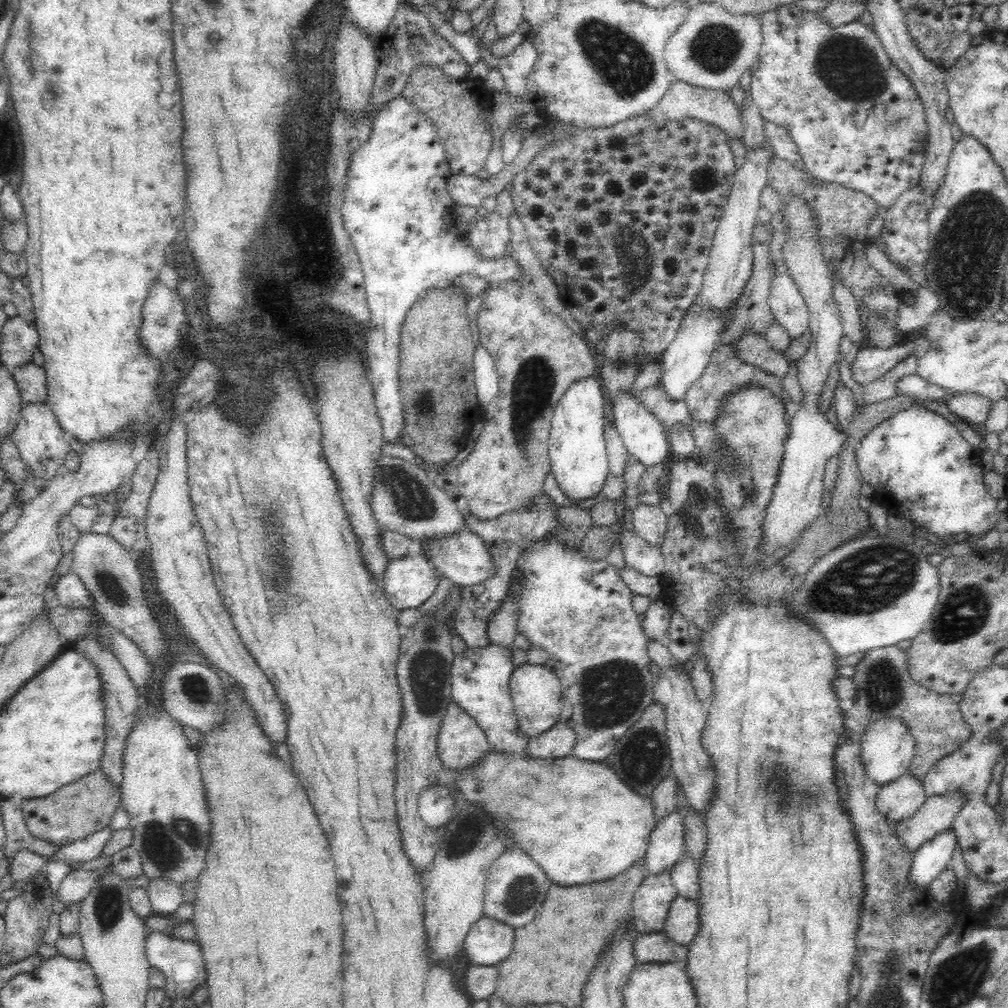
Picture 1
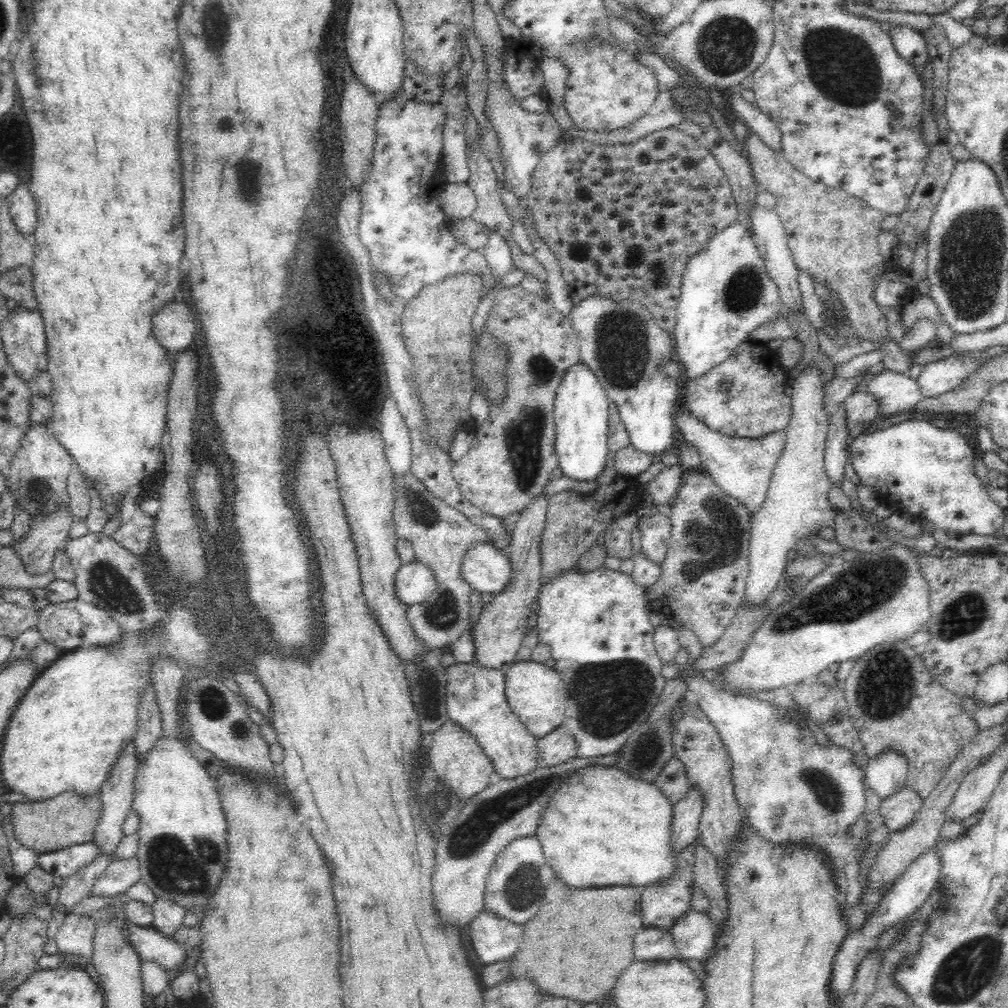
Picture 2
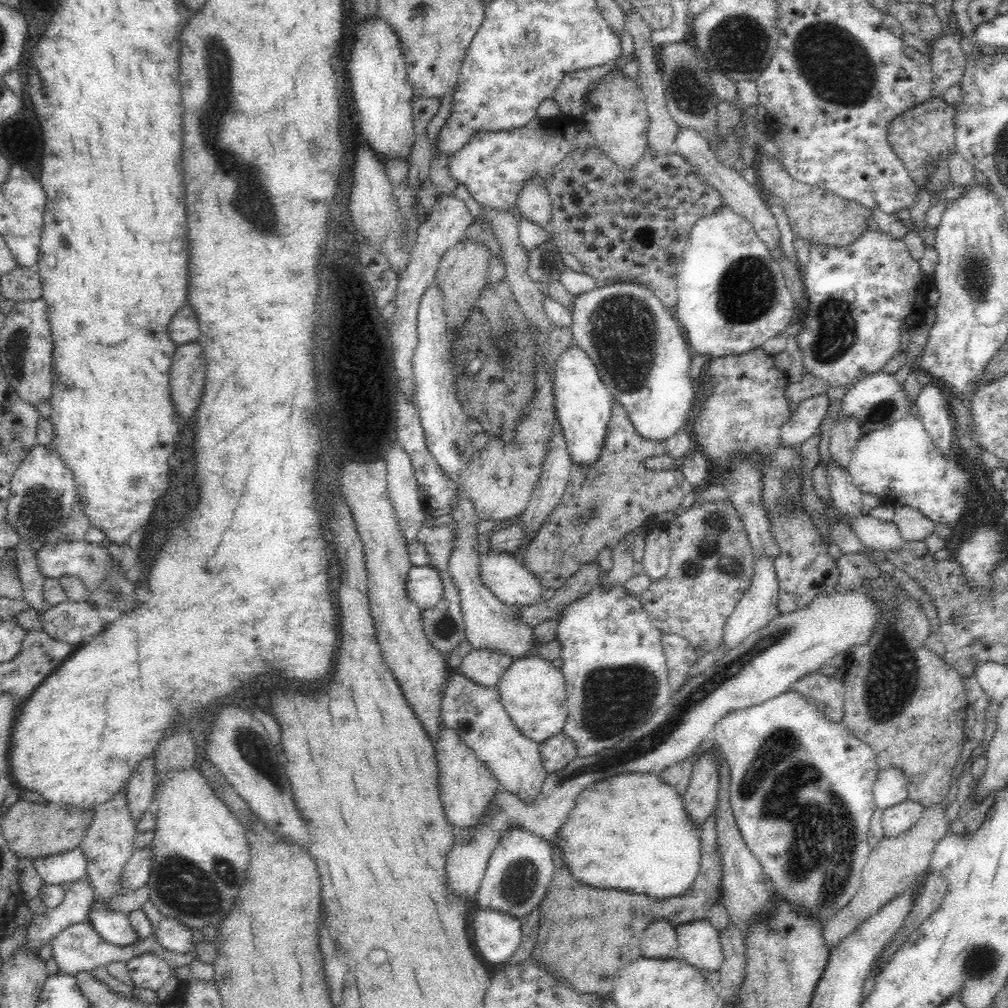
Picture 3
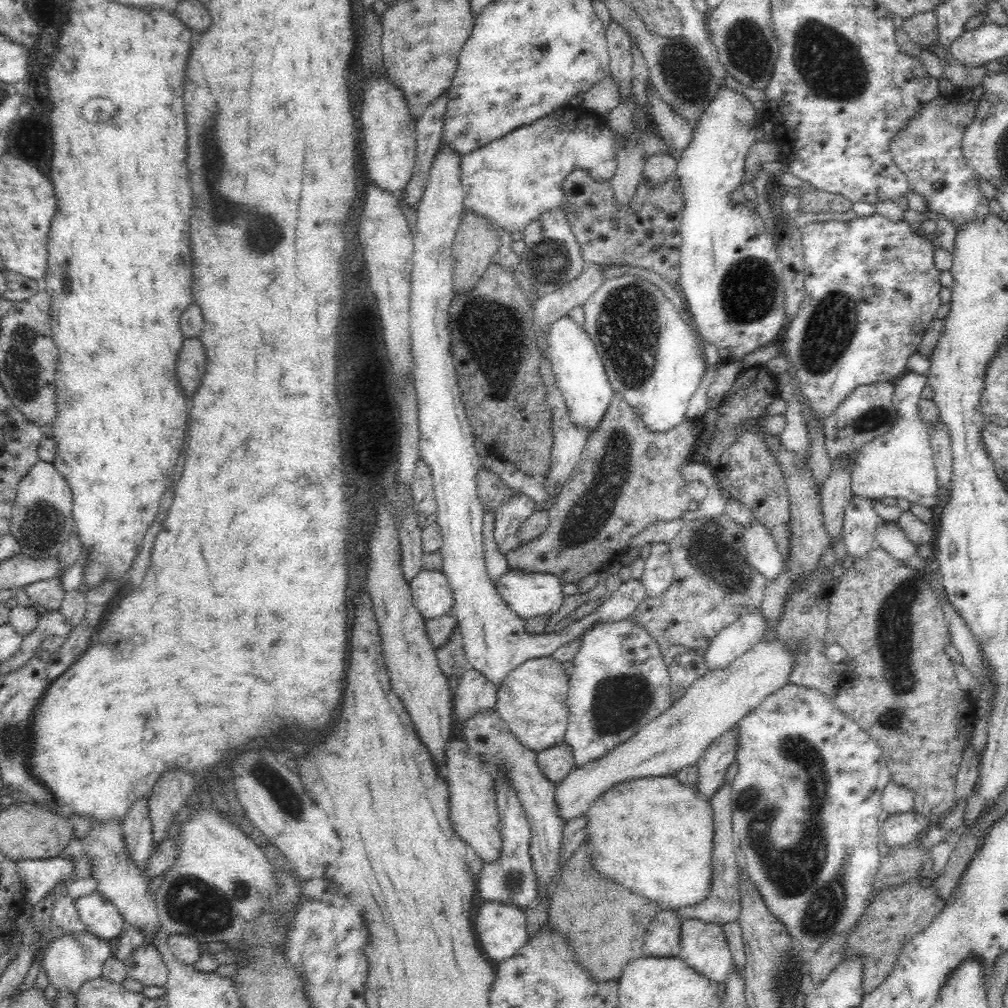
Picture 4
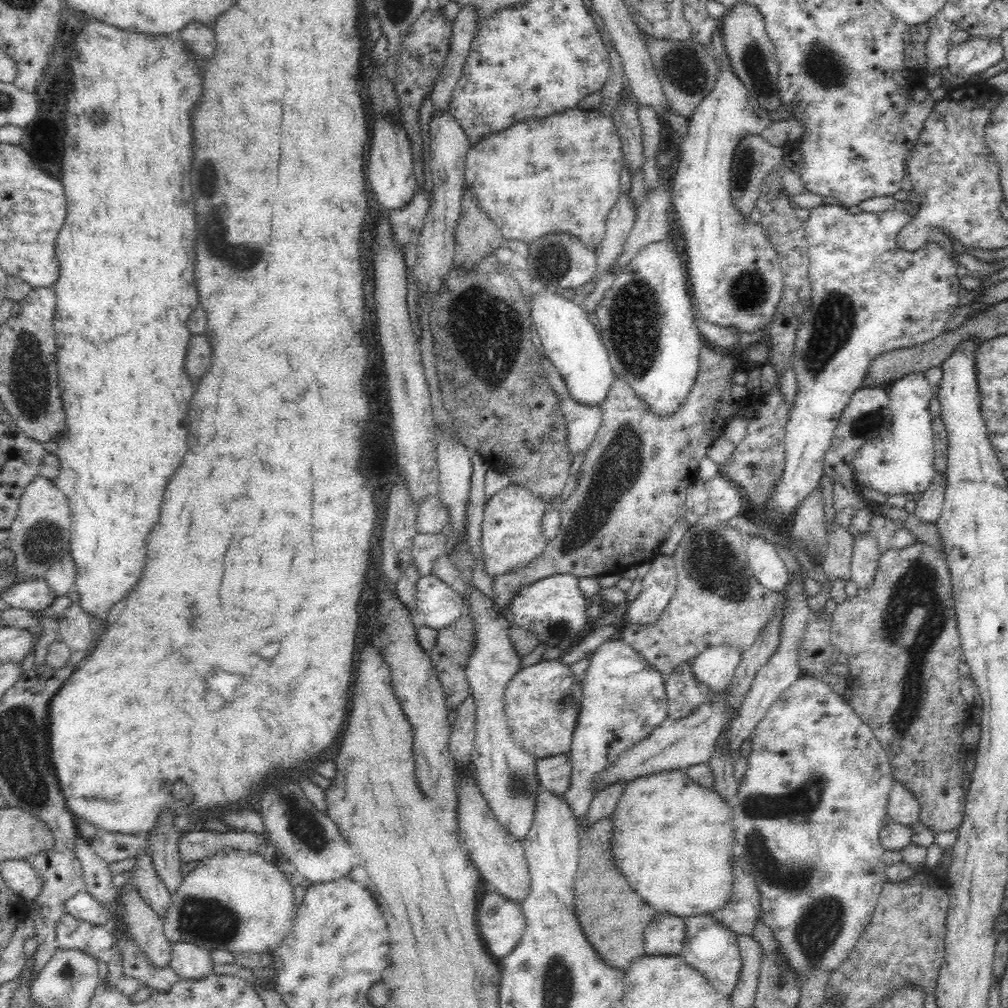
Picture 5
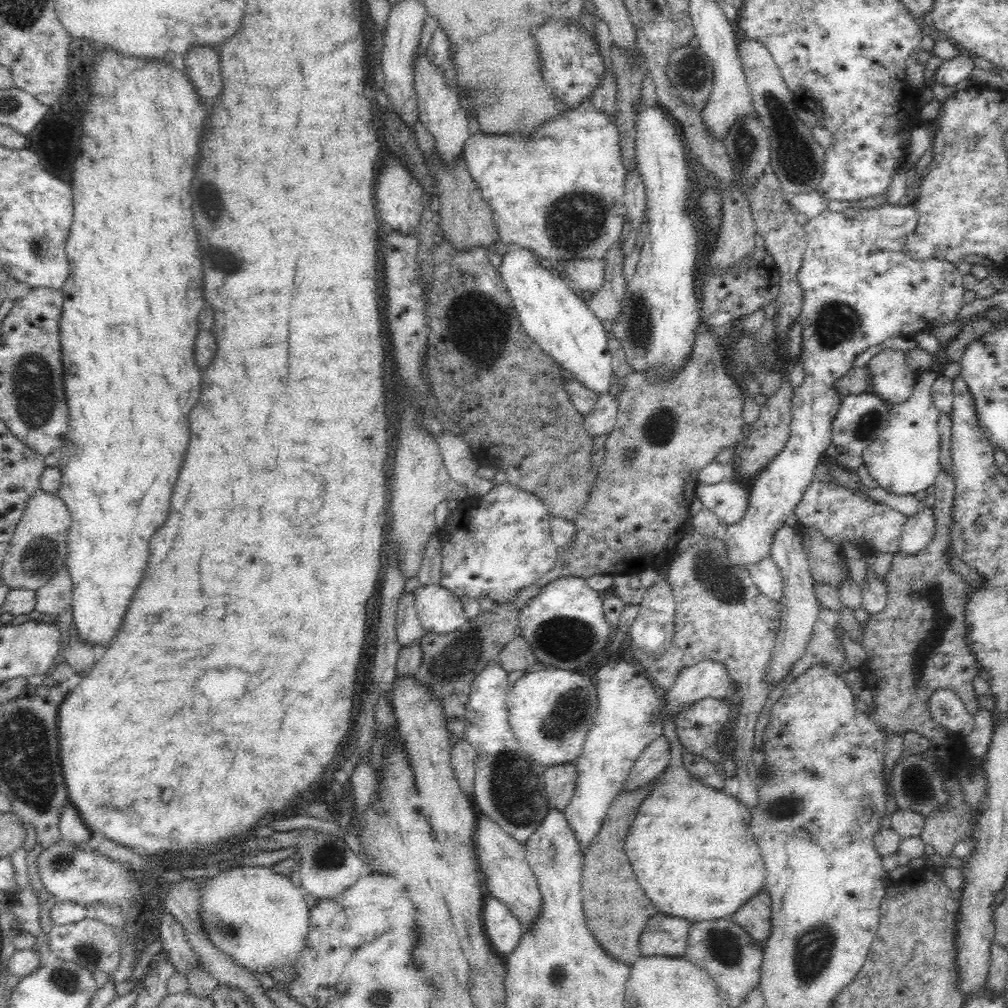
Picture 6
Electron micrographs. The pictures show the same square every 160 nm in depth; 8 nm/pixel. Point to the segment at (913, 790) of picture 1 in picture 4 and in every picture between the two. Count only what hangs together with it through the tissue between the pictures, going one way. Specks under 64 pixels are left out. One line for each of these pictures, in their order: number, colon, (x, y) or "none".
2: (898, 811)
3: (896, 820)
4: (899, 829)

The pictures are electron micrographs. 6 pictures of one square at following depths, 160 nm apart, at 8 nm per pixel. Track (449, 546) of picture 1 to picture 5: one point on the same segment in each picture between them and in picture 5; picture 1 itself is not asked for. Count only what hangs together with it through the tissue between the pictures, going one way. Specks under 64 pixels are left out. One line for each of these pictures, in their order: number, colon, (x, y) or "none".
2: (486, 569)
3: (504, 574)
4: (529, 595)
5: (554, 609)

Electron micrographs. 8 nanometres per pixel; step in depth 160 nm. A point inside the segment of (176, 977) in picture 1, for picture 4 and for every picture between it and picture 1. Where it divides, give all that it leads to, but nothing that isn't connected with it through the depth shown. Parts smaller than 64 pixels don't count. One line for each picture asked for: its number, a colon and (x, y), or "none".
2: (149, 943)
3: (113, 926)
4: (102, 919)

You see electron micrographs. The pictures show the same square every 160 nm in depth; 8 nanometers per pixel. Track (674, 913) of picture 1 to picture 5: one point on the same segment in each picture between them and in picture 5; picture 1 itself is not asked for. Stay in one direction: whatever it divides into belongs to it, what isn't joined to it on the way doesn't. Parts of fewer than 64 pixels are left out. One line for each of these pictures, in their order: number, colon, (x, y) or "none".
2: (694, 936)
3: (699, 943)
4: (704, 947)
5: (710, 947)

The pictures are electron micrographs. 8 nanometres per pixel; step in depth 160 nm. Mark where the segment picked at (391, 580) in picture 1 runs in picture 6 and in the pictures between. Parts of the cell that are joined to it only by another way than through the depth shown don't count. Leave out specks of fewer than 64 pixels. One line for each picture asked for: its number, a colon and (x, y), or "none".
2: (415, 582)
3: (425, 587)
4: (432, 594)
5: (437, 606)
6: (439, 611)

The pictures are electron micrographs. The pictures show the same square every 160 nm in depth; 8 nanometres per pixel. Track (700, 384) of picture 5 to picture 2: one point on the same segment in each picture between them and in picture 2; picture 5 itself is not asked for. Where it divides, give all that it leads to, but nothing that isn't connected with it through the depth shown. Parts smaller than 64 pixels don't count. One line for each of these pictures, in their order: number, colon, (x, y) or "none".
2: (575, 520)
3: (604, 501)
4: (615, 492)

